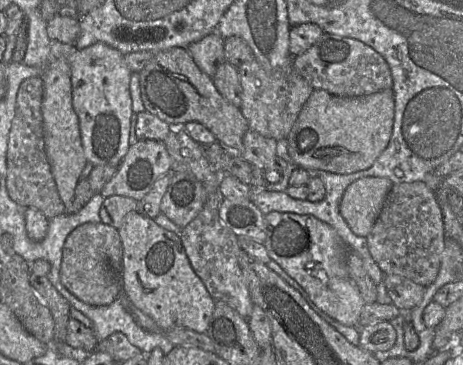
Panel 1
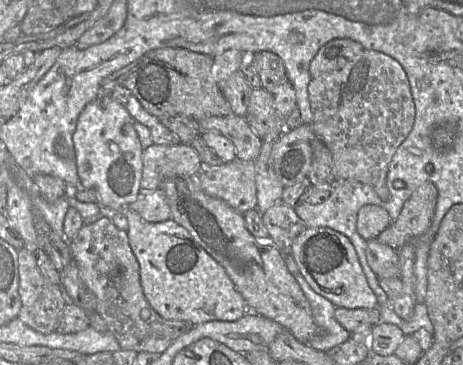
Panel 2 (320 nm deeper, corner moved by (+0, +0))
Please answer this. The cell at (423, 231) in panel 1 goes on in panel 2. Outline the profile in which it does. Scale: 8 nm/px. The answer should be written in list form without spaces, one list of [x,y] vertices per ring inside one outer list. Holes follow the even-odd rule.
[[[427,181],[420,185],[403,204],[398,218],[376,238],[394,250],[424,234],[433,220],[438,191]]]

